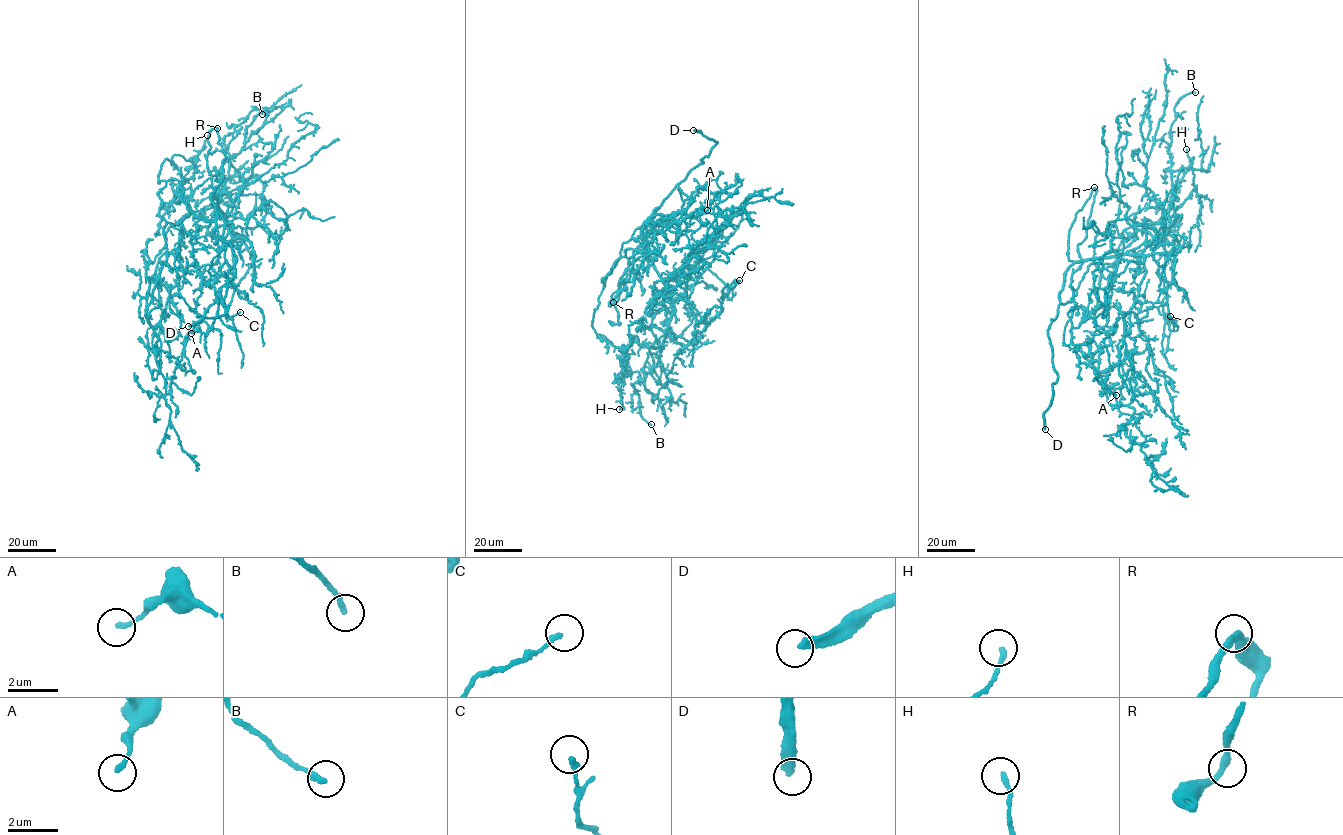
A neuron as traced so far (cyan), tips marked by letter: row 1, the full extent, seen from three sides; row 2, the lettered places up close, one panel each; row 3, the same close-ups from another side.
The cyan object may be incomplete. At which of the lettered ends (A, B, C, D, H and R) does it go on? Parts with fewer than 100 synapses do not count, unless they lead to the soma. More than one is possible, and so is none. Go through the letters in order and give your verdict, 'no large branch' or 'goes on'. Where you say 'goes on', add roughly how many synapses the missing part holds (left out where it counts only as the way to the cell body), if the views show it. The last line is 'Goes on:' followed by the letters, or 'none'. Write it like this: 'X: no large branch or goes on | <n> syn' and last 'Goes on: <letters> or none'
A: no large branch
B: no large branch
C: no large branch
D: goes on
H: no large branch
R: no large branch
Goes on: D

